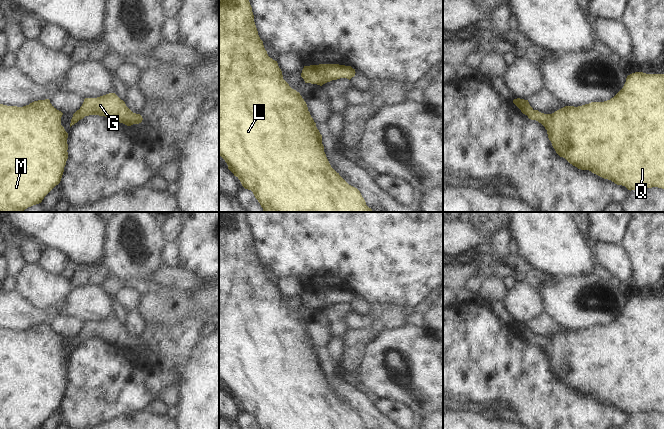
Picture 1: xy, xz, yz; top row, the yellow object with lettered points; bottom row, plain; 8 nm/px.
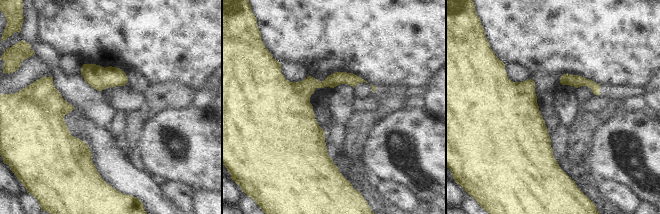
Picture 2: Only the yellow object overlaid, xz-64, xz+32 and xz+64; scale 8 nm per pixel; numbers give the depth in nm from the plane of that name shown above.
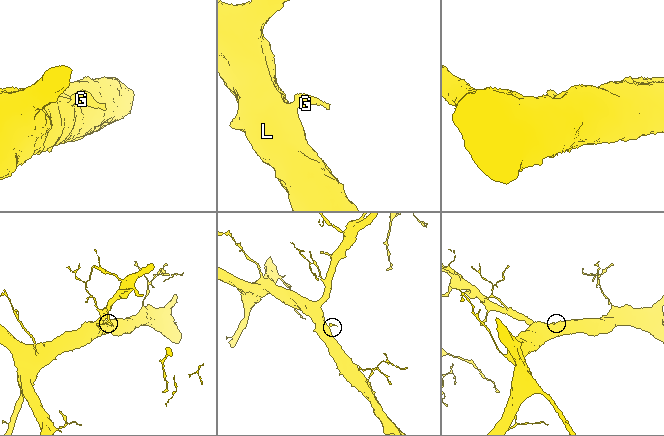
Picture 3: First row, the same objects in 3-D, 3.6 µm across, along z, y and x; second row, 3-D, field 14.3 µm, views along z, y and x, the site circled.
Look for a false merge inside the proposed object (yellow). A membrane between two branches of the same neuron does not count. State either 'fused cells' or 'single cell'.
single cell

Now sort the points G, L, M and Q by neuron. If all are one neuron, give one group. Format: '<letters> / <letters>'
G L M Q

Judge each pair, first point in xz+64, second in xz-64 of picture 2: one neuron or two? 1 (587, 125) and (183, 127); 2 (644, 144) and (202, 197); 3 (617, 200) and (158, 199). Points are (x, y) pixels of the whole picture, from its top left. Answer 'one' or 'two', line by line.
1: two
2: two
3: two

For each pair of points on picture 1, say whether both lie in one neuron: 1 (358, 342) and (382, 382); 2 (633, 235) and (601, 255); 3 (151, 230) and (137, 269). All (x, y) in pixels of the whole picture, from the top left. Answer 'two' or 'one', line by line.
1: two
2: two
3: one

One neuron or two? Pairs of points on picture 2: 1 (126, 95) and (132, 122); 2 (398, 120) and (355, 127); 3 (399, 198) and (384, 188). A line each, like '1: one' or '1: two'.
1: two
2: two
3: one

